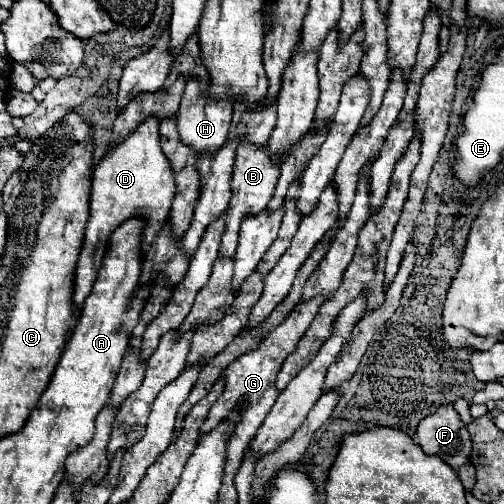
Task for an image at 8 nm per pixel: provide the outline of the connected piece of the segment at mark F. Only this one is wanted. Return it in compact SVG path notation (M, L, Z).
M453 406L437 408L435 414L417 426L417 442L425 454L439 456L453 470L471 456L471 438Z

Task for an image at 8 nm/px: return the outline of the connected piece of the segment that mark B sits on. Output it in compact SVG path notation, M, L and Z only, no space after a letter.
M243 144L237 146L233 174L231 174L231 202L229 202L229 208L227 208L225 230L223 230L221 246L219 246L219 256L221 258L233 258L235 256L241 220L247 218L247 216L257 216L261 210L265 210L267 202L273 196L277 178L279 178L279 168L275 168L275 164L271 164L271 158L267 156L267 146L259 148L259 152L251 152L251 148L243 148Z

